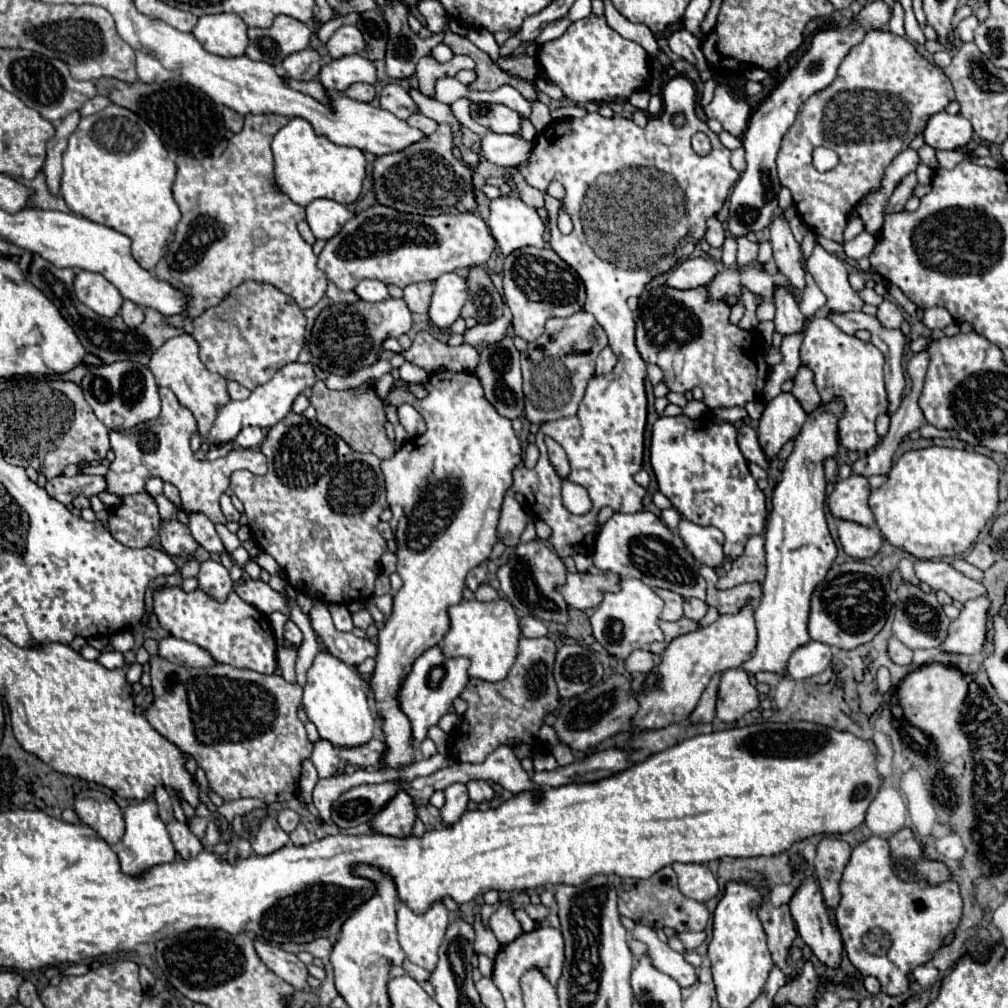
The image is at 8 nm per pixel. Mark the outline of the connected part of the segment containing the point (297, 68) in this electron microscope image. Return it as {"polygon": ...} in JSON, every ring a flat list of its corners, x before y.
{"polygon":[[305,48,301,52,295,52,283,60,283,70,287,78,309,82,315,80,321,66,319,66,319,54,313,48]]}

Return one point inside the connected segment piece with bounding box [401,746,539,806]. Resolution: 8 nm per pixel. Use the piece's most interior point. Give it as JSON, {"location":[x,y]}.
{"location":[501,766]}

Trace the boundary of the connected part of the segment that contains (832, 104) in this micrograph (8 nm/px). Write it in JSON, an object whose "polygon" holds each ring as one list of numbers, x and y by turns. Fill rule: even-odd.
{"polygon":[[885,30,869,32,841,62,833,84,799,108,795,124,783,138,777,156,779,182,791,190,803,222,817,236,843,244,849,210,879,186,889,162,907,150,909,142,925,130,927,120,945,110,953,98,949,78,925,60,911,40],[817,146,837,152,837,168,821,174,811,166,811,152]]}

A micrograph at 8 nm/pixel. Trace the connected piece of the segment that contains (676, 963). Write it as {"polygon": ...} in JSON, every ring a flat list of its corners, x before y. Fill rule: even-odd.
{"polygon":[[637,924,633,930,633,938,647,944,647,950,651,954,653,966,665,974,669,974,679,986,687,988,697,982,697,970,695,966,689,966,689,962,683,958,683,954,669,948,667,942,661,942,653,928]]}

